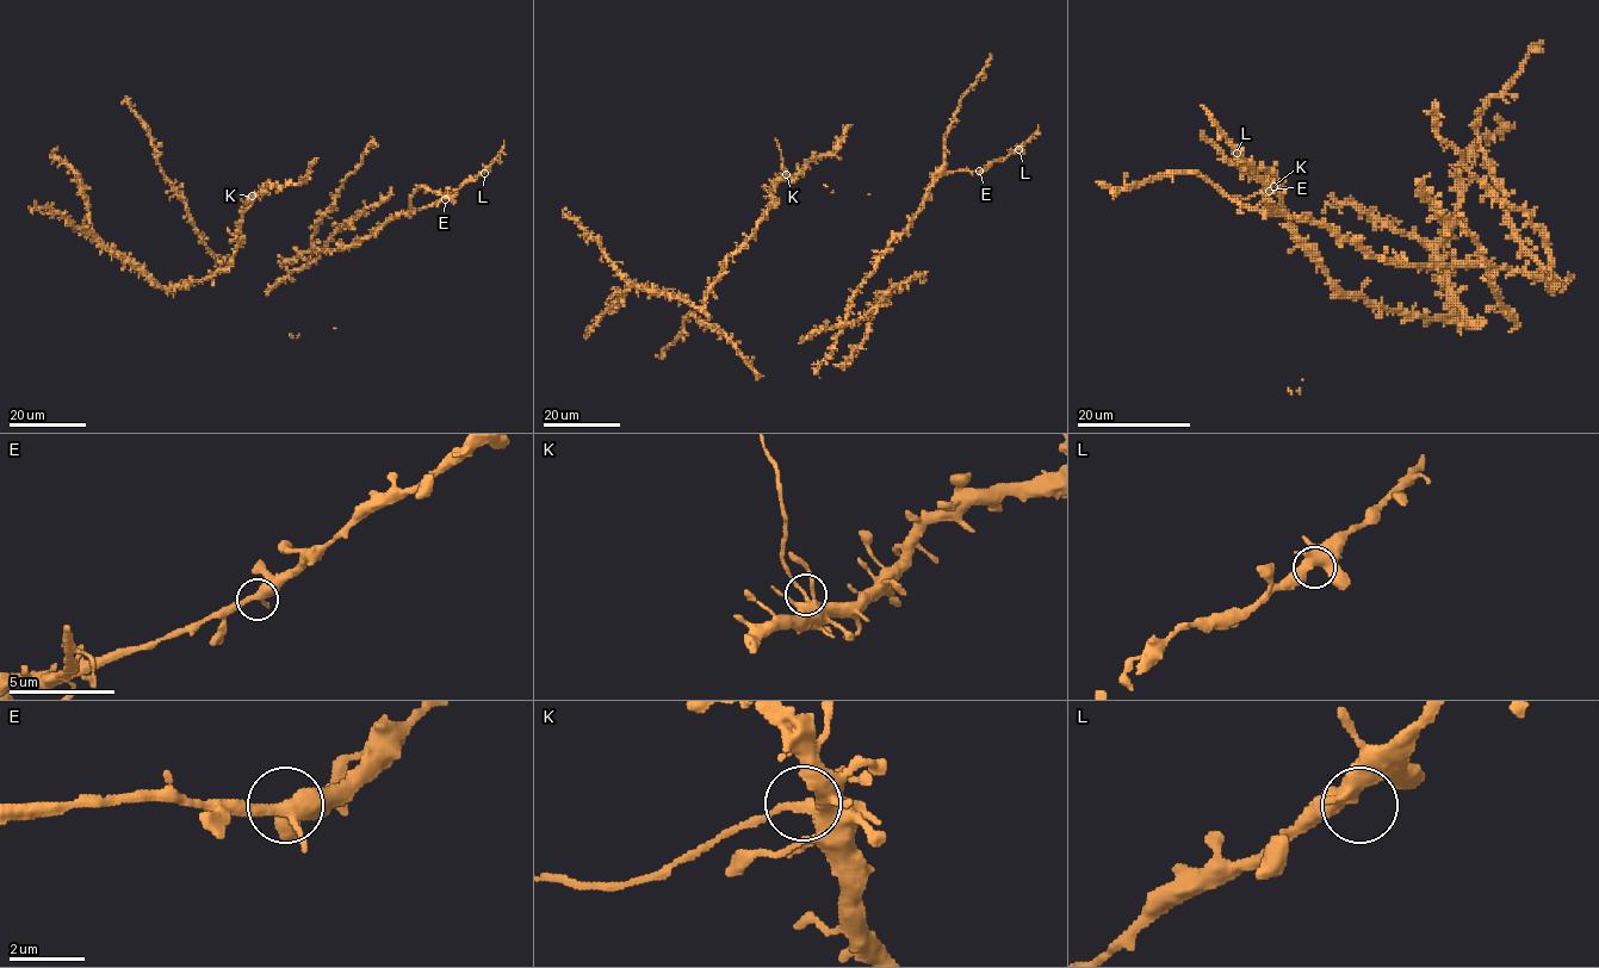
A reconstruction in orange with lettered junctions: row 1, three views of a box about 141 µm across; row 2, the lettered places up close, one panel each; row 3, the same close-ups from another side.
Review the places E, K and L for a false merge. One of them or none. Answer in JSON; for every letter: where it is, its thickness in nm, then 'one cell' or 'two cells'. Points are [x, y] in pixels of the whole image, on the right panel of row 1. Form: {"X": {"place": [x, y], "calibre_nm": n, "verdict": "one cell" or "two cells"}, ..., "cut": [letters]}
{"E": {"place": [1269, 191], "calibre_nm": 320, "verdict": "one cell"}, "K": {"place": [1274, 186], "calibre_nm": 320, "verdict": "two cells"}, "L": {"place": [1237, 153], "calibre_nm": 380, "verdict": "one cell"}, "cut": ["K"]}

